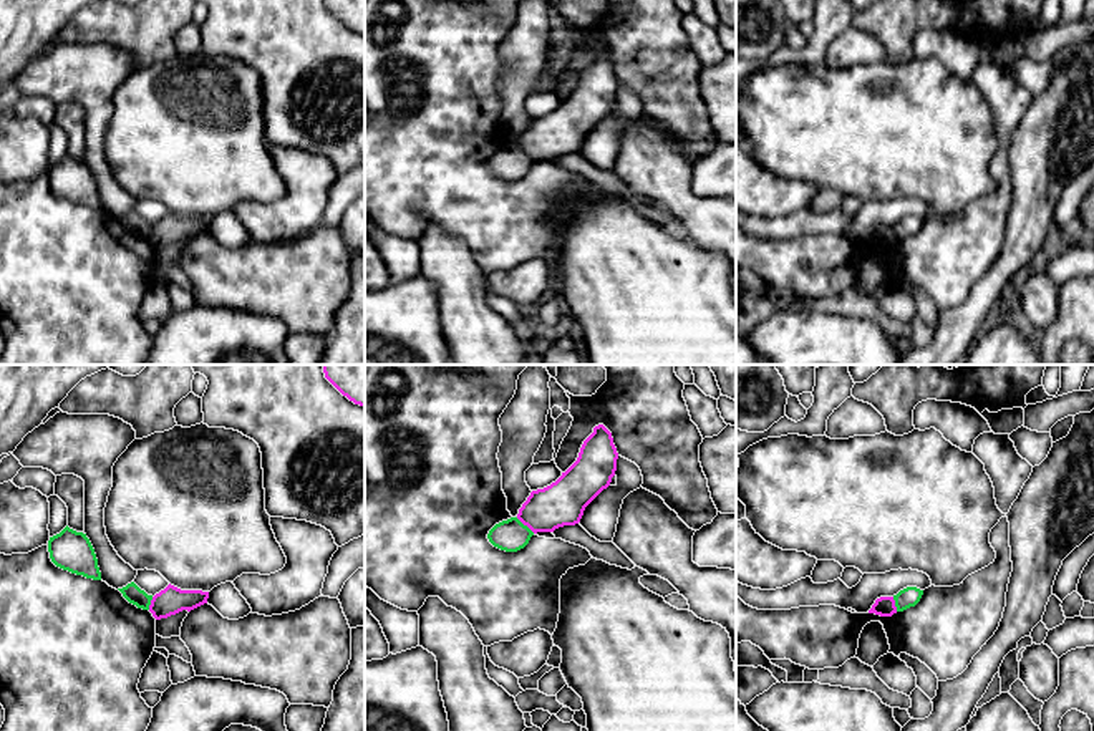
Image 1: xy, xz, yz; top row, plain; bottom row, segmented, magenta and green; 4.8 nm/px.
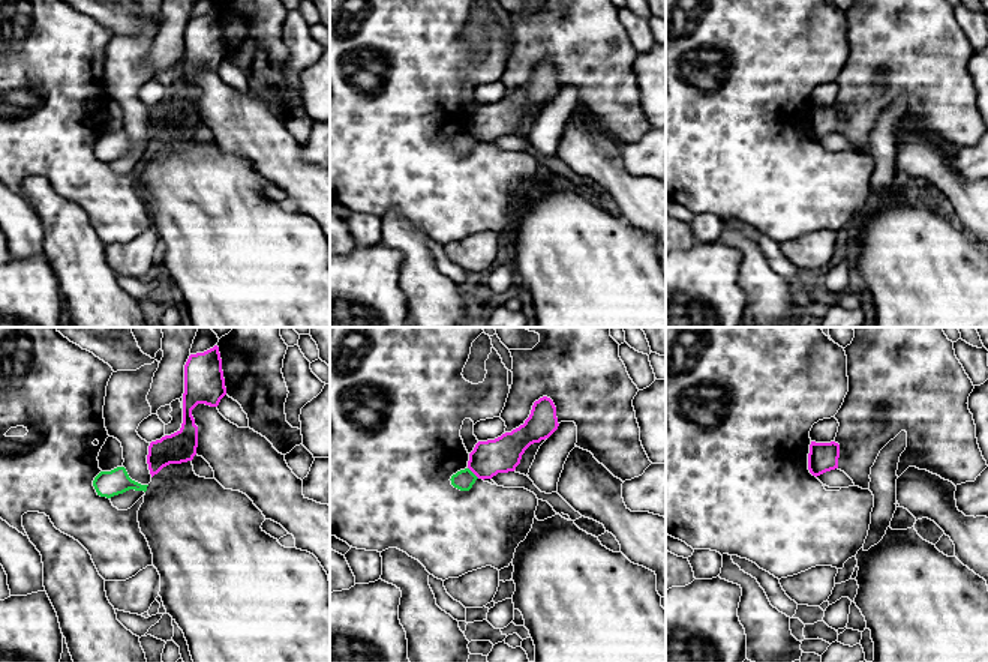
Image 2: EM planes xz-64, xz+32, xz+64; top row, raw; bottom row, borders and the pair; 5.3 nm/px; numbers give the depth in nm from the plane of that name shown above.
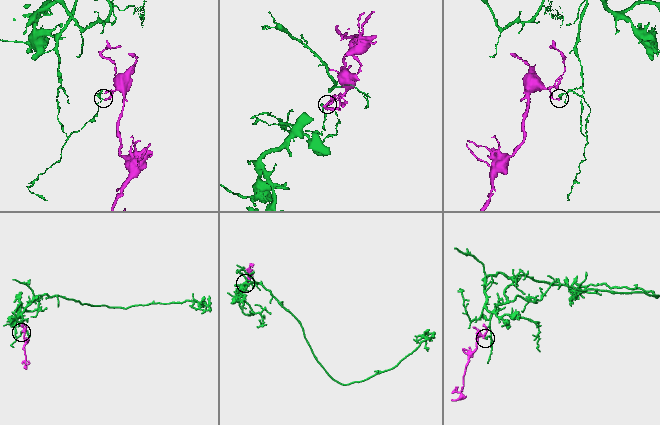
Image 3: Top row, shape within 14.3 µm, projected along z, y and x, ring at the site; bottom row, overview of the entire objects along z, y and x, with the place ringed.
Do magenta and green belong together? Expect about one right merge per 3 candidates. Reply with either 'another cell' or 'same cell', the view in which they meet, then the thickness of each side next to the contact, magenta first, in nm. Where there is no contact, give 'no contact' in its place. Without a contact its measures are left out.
another cell | xz | 220/160 nm

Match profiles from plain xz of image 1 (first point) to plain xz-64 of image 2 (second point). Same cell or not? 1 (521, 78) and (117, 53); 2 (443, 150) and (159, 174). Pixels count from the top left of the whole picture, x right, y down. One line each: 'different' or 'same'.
1: same
2: different

